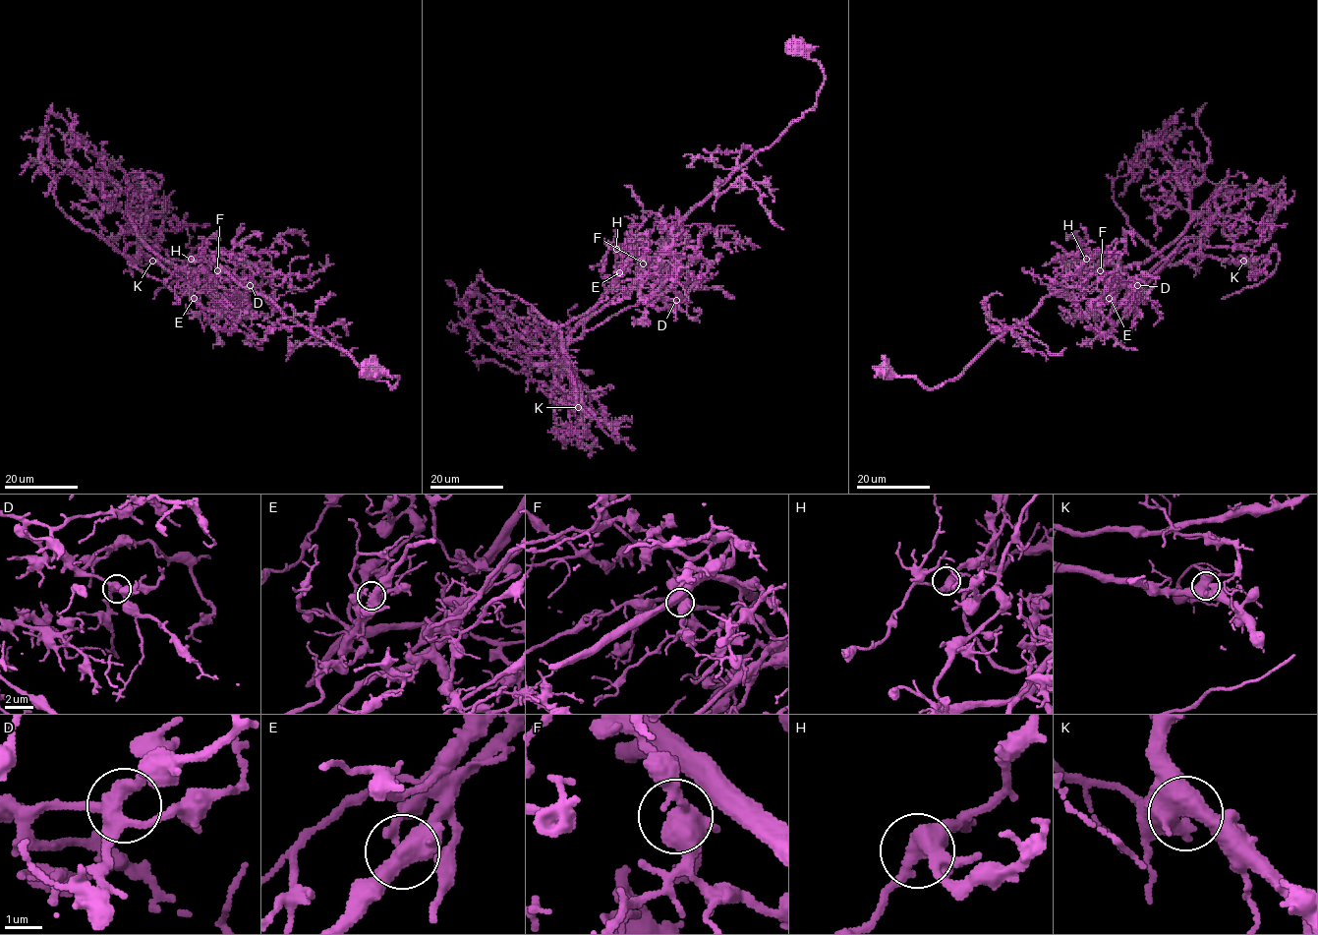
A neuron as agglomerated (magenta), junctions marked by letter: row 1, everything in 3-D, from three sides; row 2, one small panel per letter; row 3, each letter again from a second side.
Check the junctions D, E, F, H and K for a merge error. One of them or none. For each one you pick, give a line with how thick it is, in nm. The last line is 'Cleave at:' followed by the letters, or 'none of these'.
E: 420 nm
Cleave at: E

